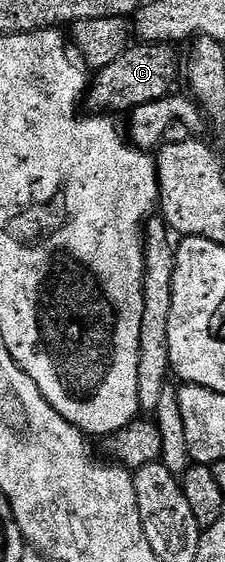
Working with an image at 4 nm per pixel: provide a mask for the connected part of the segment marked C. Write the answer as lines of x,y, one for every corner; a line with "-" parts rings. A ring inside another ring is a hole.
136,43
125,53
118,55
110,67
102,67
91,78
86,89
86,105
96,115
131,114
134,107
142,107
142,103
154,103
158,99
169,96
176,85
176,80
182,77
182,61
176,58
171,44
150,45

